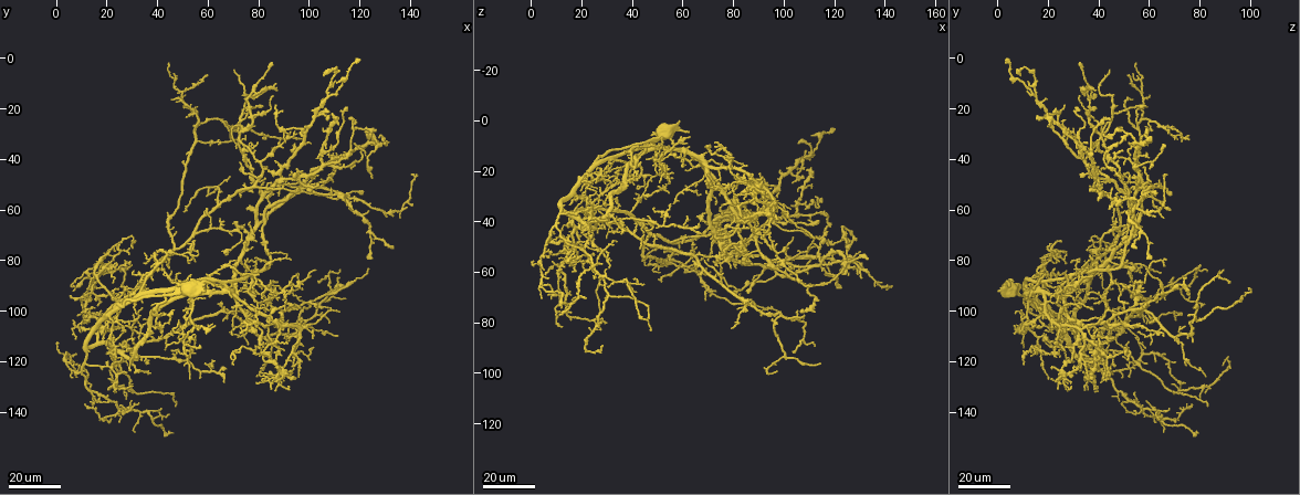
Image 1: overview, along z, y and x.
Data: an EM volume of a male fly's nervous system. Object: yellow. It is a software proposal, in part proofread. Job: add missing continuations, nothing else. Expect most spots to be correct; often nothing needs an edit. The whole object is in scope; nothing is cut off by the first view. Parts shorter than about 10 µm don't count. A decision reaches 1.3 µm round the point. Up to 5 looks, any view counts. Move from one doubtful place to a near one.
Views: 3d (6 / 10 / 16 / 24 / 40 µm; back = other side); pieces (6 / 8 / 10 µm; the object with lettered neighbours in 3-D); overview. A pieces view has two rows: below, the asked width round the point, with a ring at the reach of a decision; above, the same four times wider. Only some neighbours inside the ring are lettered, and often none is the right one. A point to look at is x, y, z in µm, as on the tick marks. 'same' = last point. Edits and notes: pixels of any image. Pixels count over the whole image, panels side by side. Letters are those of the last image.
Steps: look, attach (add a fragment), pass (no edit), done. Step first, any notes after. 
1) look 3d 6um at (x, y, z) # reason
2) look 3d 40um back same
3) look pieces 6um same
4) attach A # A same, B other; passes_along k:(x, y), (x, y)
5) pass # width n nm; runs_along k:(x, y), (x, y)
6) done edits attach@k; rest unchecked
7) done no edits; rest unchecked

look 3d 24um at (45, 17, 54) # tapers out

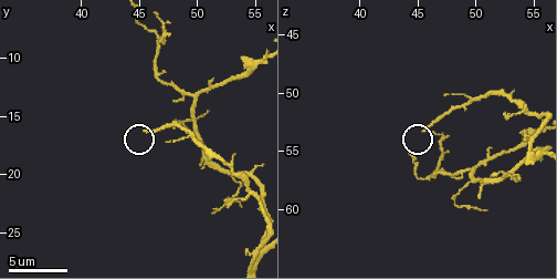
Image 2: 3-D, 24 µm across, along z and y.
look pieces 10um at (45.6, 16.4, 53.2)

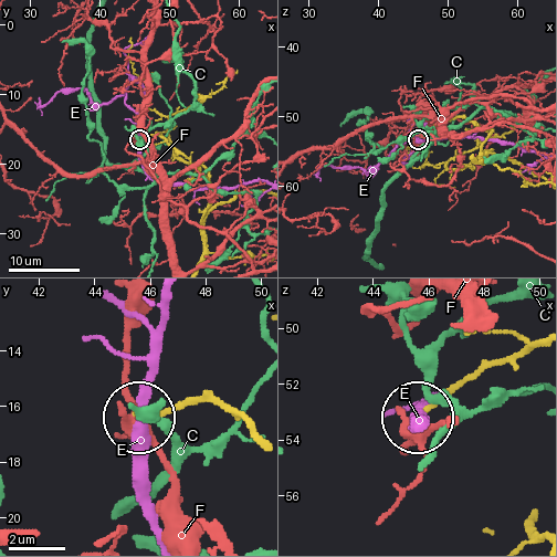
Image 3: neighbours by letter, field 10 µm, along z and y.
pass # C other, E other, F other; no lettered fragment goes on from it

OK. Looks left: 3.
look 3d 24um at (60, 6, 51) # tapers out

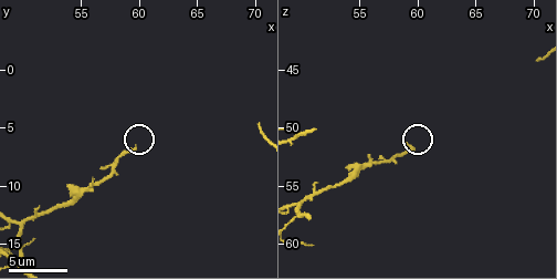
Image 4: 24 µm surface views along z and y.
look pieces 8um at (59.2, 6.8, 51.6) # what lies round it

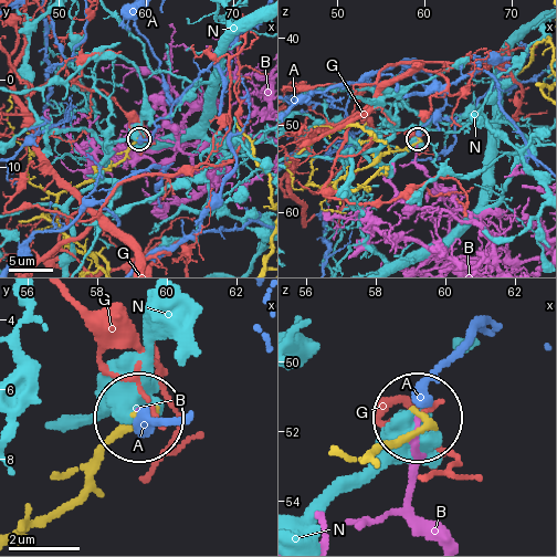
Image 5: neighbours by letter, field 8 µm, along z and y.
pass # width 180 nm; A other, B other, G other, N other; no lettered fragment goes on from it

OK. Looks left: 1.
done no edits; rest unchecked

